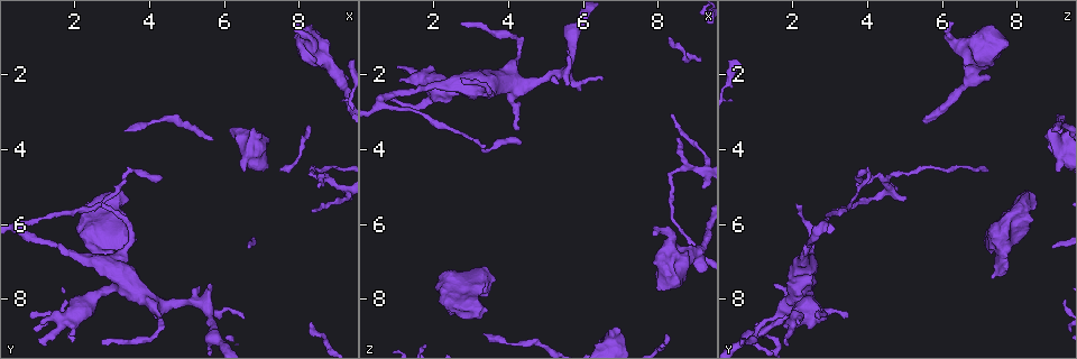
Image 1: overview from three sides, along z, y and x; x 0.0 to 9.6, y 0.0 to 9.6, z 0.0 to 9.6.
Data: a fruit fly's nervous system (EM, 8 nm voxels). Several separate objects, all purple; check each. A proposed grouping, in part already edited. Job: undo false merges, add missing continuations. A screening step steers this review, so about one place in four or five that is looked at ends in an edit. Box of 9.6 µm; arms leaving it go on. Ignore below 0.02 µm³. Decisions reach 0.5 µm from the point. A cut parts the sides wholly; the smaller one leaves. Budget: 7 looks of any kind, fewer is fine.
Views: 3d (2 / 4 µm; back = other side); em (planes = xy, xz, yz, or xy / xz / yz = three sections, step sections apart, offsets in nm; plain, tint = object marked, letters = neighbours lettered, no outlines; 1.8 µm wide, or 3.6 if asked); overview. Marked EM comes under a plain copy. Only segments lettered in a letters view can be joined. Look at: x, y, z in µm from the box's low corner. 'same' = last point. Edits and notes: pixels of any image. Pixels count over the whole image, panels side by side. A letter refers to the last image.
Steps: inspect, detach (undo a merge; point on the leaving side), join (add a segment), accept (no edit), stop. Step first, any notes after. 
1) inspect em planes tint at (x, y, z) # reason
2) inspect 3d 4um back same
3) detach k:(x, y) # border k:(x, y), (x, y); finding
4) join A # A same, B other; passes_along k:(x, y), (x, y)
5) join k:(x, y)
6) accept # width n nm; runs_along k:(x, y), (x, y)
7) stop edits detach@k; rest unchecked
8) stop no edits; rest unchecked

inspect em planes letters at (3.40, 5.35, 8.35) # stops while still wide

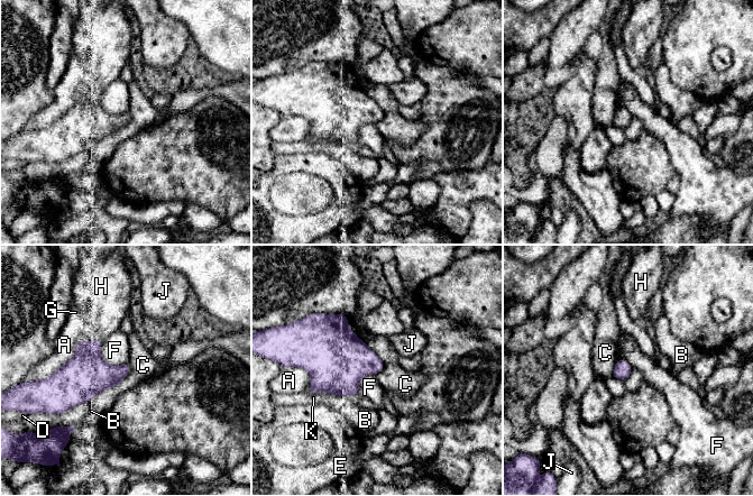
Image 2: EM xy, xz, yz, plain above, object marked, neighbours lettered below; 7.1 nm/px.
join H # longest_contact C 380 nm; A other, B other, C other, D other, E other, F other, G other, H same, J other, K other; the cell continues

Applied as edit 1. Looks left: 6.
inspect em xz step 16 tint at (7.95, 0.60, 6.35) # free end

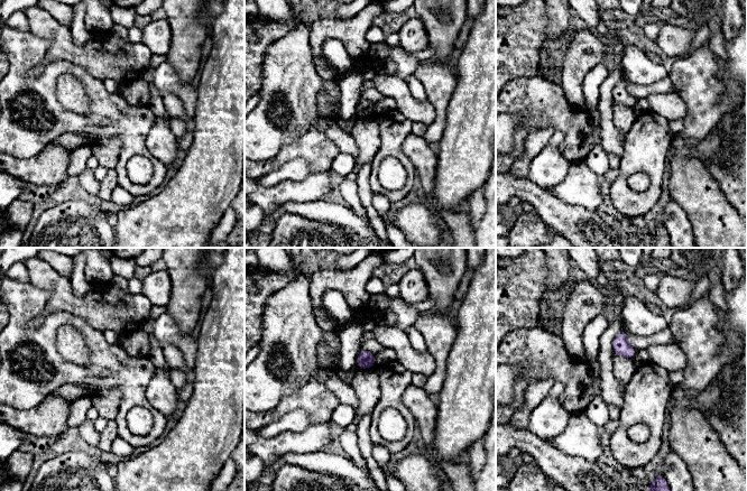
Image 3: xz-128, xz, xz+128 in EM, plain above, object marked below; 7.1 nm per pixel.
inspect em xy step 16 letters same # cut it another way

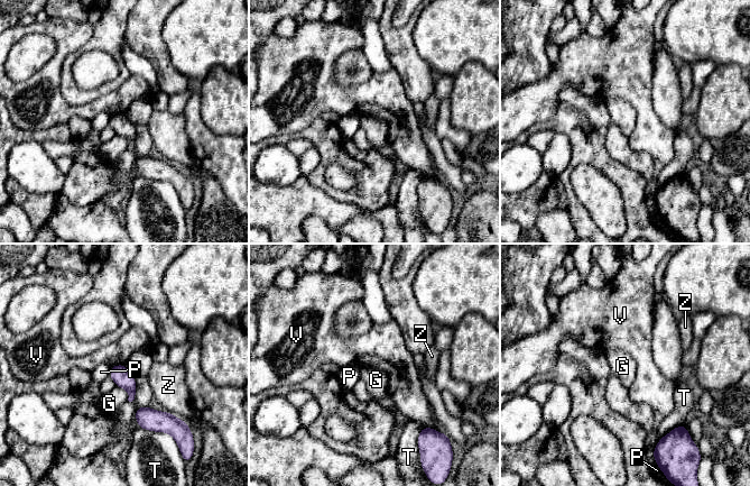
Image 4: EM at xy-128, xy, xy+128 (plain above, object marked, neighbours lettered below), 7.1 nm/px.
accept # width 140 nm; G other, P other, T other, V other, Z other; border 4:(116, 385), (127, 392), (128, 400); none of them fits

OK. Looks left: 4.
inspect em planes letters at (6.60, 4.55, 9.00) # thick end

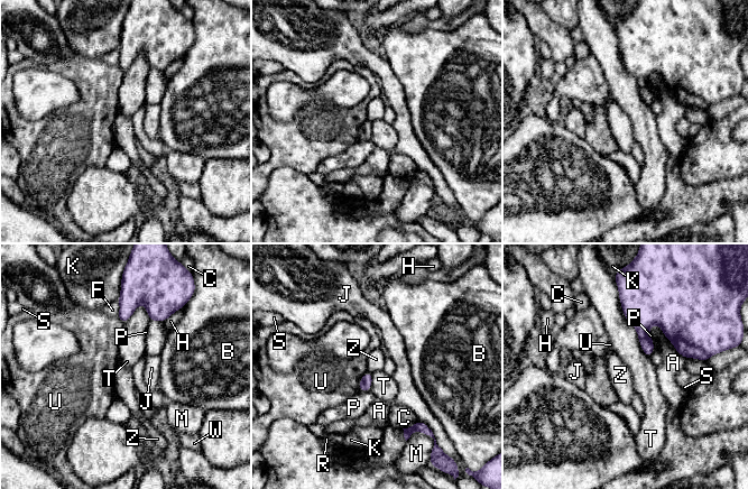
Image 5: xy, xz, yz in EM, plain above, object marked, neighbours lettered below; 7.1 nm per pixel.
accept # A other, B other, C other, F other, H other, J other, K other, M other, P other, R other, S other, T other, U other, W other, Z other; runs_along 5:(624, 302), (657, 315), (693, 354); no lettered segment goes on from it

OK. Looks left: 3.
stop edits join@2; rest unchecked

